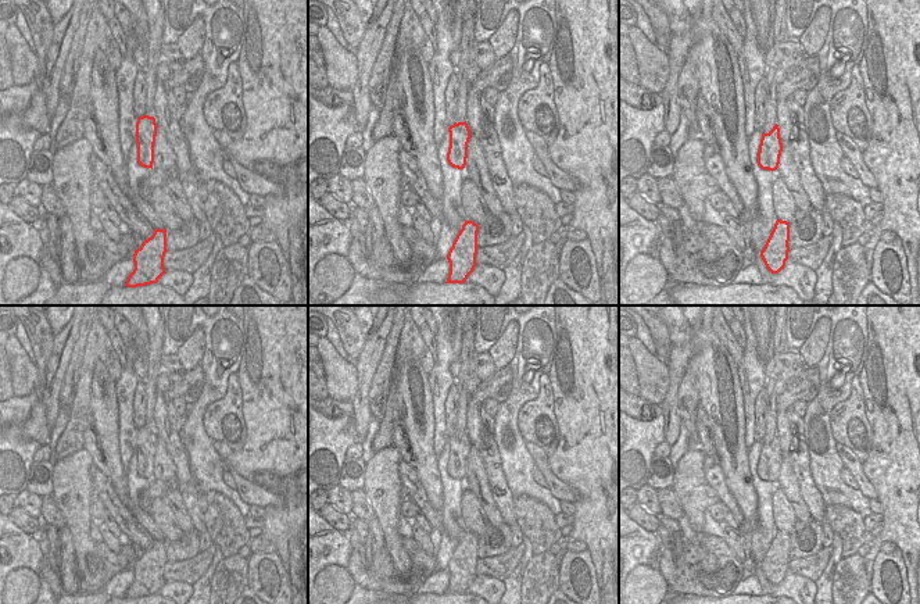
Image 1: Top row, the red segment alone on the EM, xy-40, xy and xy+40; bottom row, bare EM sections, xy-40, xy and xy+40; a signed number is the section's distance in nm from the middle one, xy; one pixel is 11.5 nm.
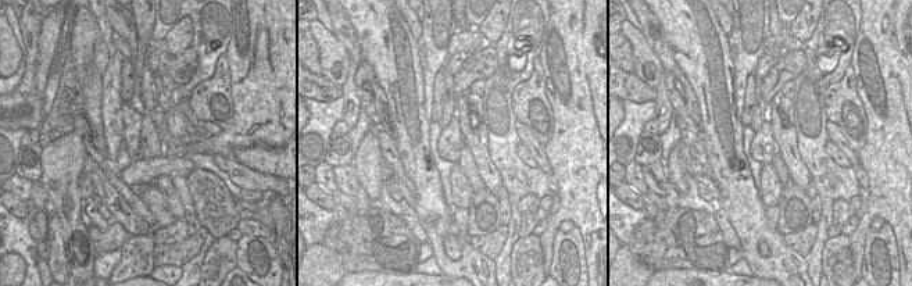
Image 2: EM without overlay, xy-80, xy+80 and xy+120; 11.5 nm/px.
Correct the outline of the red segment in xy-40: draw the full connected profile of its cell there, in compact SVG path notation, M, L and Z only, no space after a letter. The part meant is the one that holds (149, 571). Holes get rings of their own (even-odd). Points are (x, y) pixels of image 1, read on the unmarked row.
M154 540L153 547L135 561L135 580L125 597L137 598L157 594L165 585L164 568L167 562L167 540Z

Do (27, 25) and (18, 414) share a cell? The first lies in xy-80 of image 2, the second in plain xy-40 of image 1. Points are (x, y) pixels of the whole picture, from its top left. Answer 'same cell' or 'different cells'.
different cells

